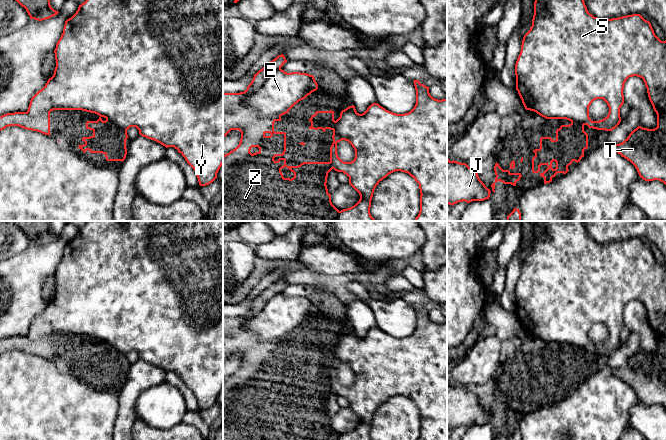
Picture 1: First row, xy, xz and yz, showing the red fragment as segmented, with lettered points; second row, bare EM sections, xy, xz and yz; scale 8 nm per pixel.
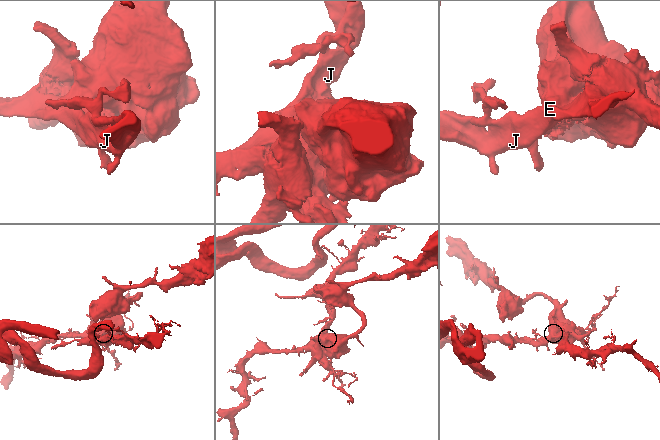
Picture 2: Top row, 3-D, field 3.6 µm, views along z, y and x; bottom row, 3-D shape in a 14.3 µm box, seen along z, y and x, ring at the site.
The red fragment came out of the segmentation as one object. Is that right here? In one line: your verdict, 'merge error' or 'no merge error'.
merge error

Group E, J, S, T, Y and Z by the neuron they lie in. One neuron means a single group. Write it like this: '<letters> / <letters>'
E S Y / J T Z

